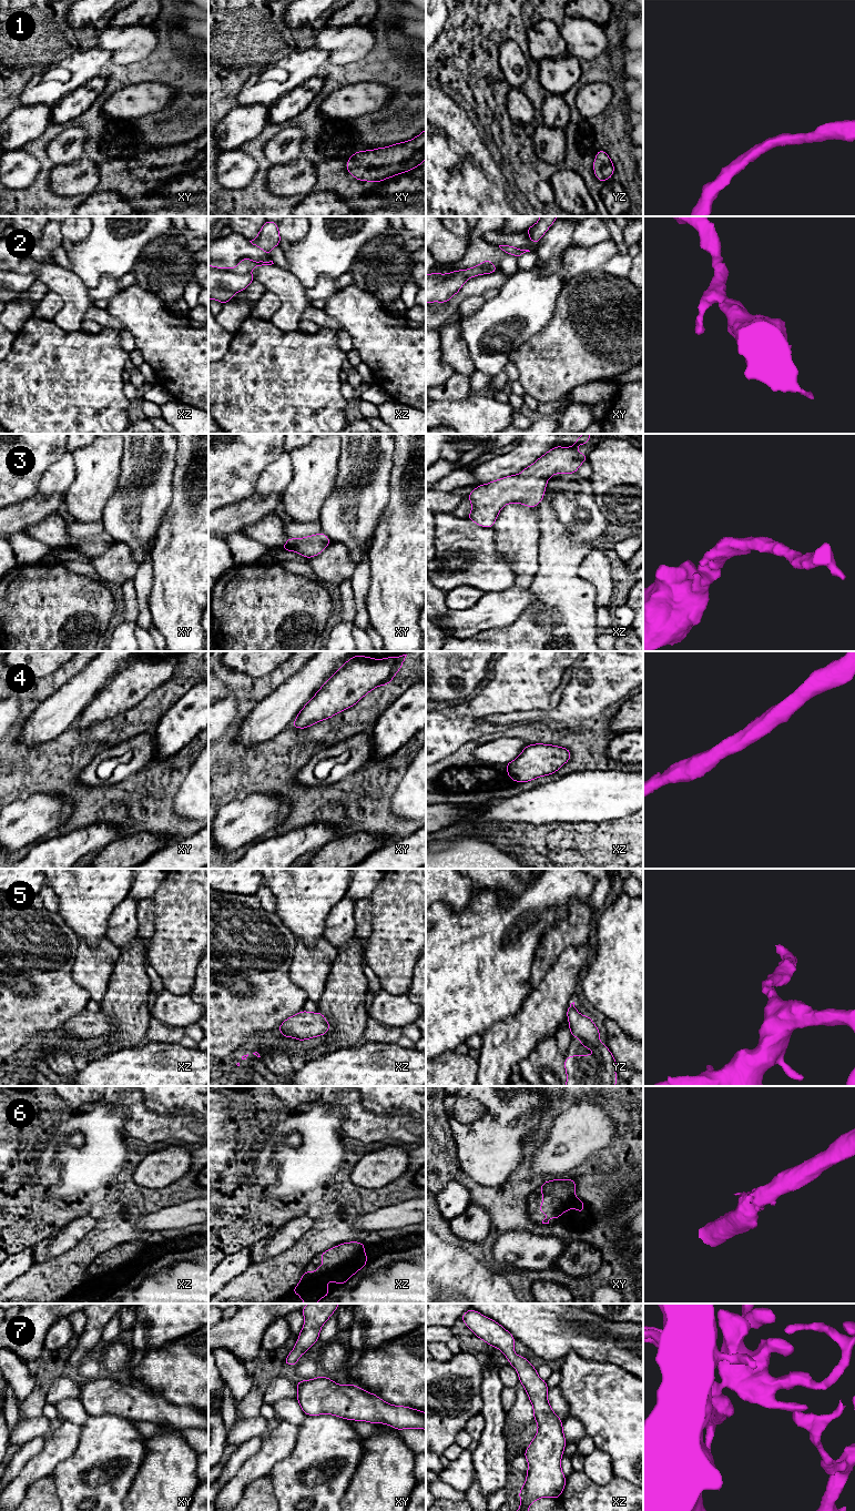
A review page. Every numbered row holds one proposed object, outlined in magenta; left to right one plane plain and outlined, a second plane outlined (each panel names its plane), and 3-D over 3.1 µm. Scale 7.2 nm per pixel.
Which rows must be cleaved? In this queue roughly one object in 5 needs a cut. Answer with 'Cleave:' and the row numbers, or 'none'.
Cleave: none

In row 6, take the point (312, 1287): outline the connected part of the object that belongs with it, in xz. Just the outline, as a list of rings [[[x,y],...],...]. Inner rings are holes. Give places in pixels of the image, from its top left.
[[[359,1241],[343,1243],[320,1254],[325,1264],[316,1268],[315,1272],[305,1270],[299,1284],[291,1292],[297,1294],[305,1304],[316,1304],[330,1292],[326,1282],[344,1285],[367,1264],[364,1251],[365,1244]]]

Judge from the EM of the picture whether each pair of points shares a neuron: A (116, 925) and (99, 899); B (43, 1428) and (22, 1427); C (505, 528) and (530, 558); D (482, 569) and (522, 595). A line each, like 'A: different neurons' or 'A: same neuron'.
A: different neurons
B: same neuron
C: same neuron
D: different neurons

